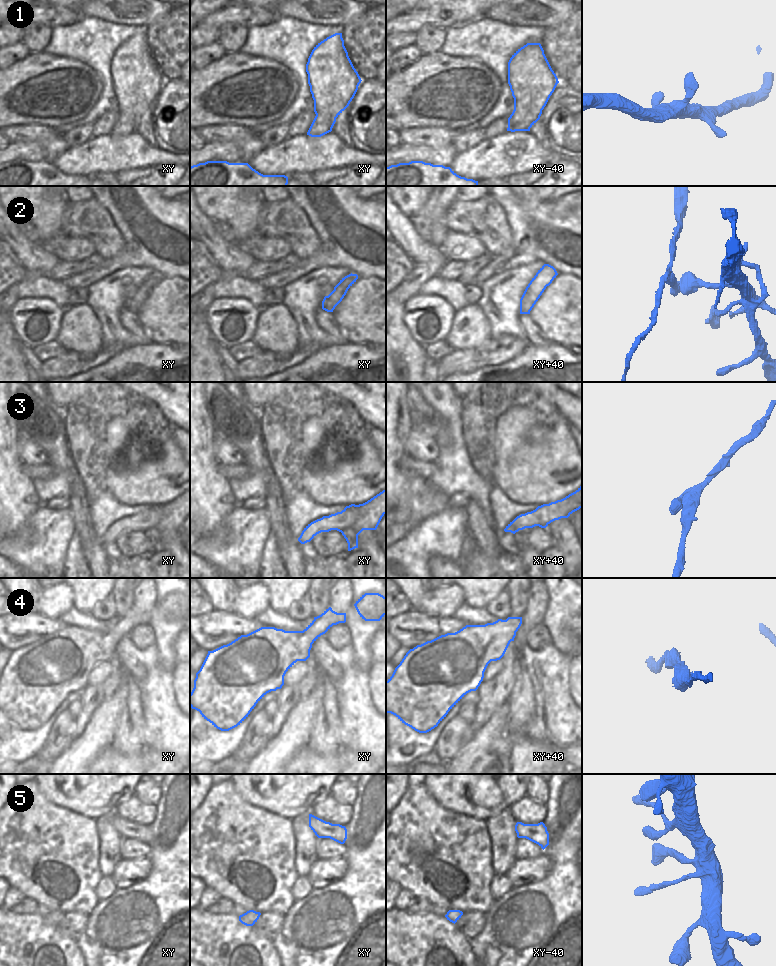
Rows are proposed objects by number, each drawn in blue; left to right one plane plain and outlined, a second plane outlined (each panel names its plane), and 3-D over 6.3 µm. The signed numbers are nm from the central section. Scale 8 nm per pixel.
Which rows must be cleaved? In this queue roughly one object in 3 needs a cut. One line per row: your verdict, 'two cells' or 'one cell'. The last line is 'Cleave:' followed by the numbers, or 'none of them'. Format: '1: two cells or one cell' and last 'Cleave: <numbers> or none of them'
1: one cell
2: two cells
3: two cells
4: one cell
5: one cell
Cleave: 2, 3

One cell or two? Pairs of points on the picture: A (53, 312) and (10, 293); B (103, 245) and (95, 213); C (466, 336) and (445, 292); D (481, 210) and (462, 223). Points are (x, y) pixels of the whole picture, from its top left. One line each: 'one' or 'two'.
A: two
B: one
C: two
D: one

